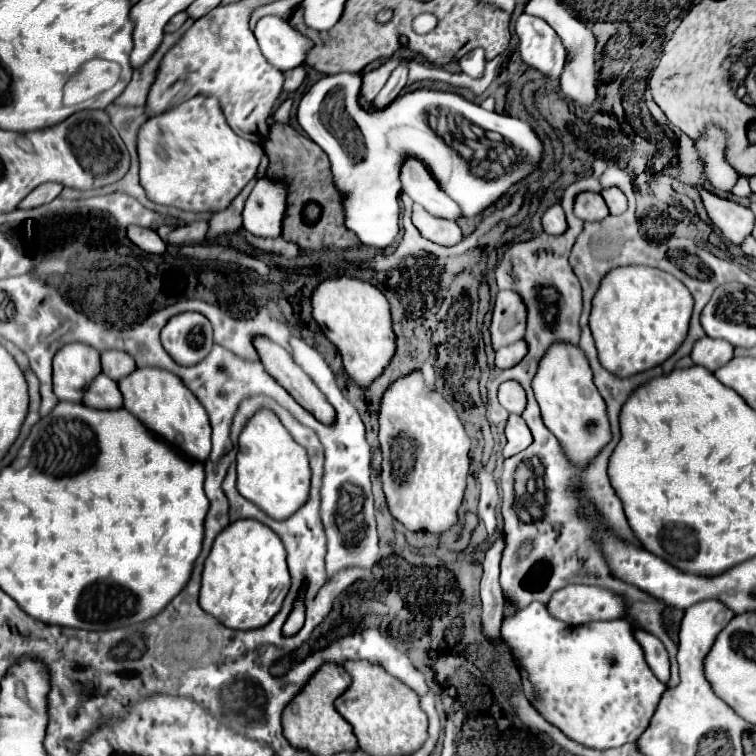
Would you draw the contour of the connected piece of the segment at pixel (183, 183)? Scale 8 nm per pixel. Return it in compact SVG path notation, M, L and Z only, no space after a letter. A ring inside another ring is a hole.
M195 96L181 106L175 106L173 110L167 110L161 116L149 118L137 136L137 154L139 154L139 178L141 186L145 188L147 196L165 206L175 206L189 212L221 212L229 202L239 194L239 190L255 176L261 158L263 148L247 138L239 138L229 124L225 122L225 116L221 114L221 108L217 106L217 100Z

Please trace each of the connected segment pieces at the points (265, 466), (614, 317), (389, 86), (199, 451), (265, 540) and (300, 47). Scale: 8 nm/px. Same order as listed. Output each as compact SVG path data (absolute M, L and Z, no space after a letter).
M259 408L239 434L237 452L237 490L249 502L257 504L275 520L285 520L309 496L309 460L305 448L299 446L285 430L277 414Z
M617 266L609 270L593 296L589 328L601 364L621 378L665 362L685 340L693 298L675 276L649 266Z
M403 58L403 60L399 62L399 66L391 72L387 84L381 88L381 92L379 92L377 98L375 98L375 106L377 106L377 108L385 108L387 104L391 104L391 102L401 94L401 90L403 90L405 84L407 84L407 72L409 72L407 64L409 64L409 60Z
M135 368L129 376L117 382L123 396L123 408L139 418L149 430L177 446L191 458L205 462L211 452L211 426L205 408L193 398L193 392L173 372L161 368Z
M241 518L217 534L211 552L203 562L199 606L229 628L259 628L281 610L289 584L281 538L259 520Z
M263 16L255 26L255 38L265 52L265 58L281 72L297 68L305 62L305 50L313 46L309 38L277 16Z

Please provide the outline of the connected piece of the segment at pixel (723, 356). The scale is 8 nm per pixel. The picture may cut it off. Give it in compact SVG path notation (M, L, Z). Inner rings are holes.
M703 336L693 344L691 350L691 360L699 366L705 366L711 372L725 366L725 362L729 362L731 358L733 358L733 346L721 338Z

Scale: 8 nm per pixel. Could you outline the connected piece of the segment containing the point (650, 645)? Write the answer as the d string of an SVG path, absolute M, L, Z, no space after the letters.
M633 628L633 636L641 644L641 648L645 652L645 660L647 660L649 668L653 670L653 674L661 682L667 684L667 680L669 680L669 658L667 658L667 650L665 650L663 642L643 628Z

